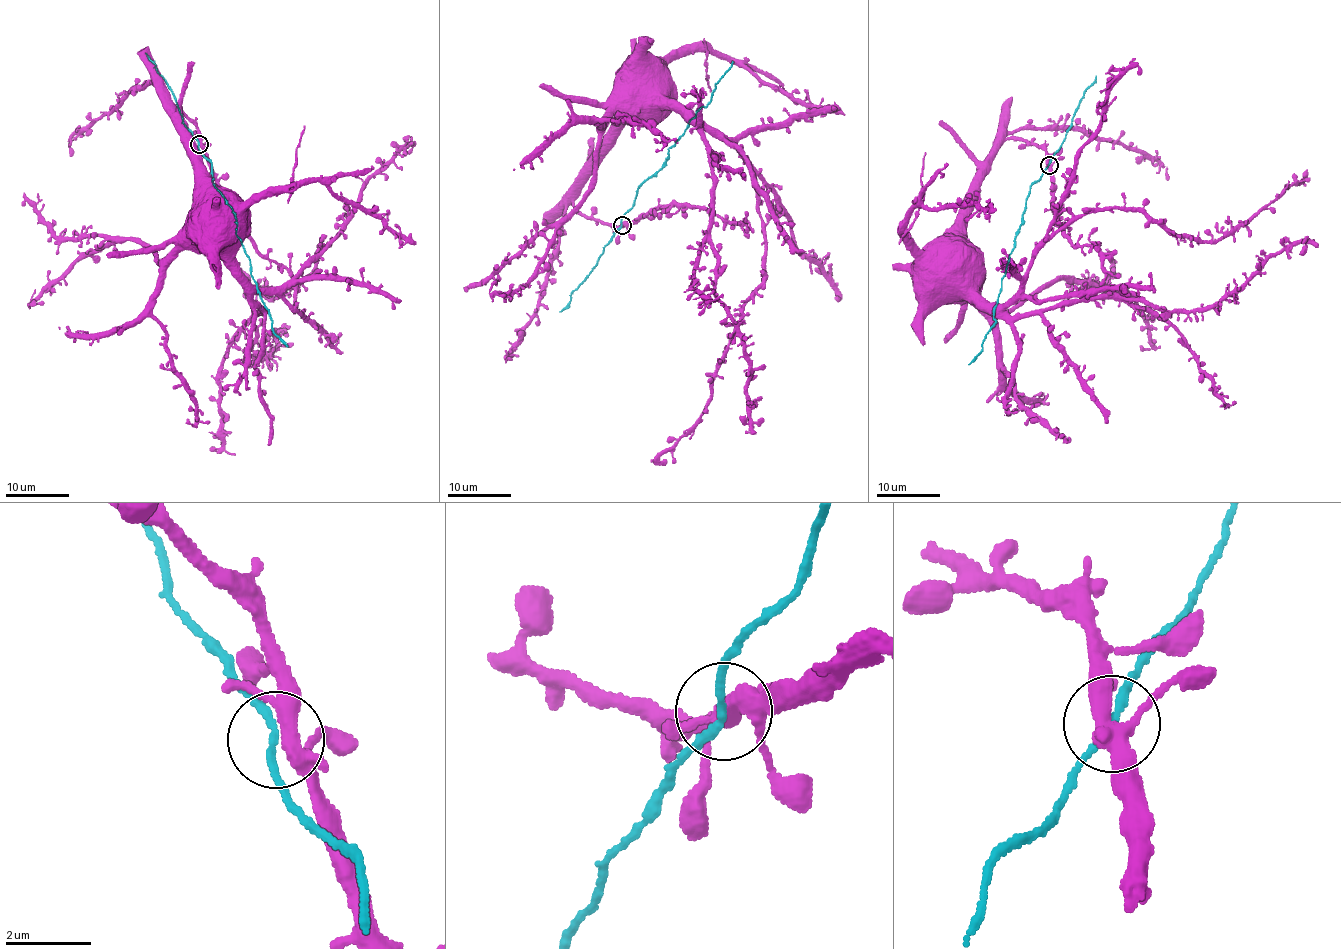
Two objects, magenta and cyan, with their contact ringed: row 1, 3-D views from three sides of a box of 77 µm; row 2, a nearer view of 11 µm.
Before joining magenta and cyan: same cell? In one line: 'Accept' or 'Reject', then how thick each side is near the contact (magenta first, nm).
Accept. Thickness 360 nm (magenta) against 150 nm

